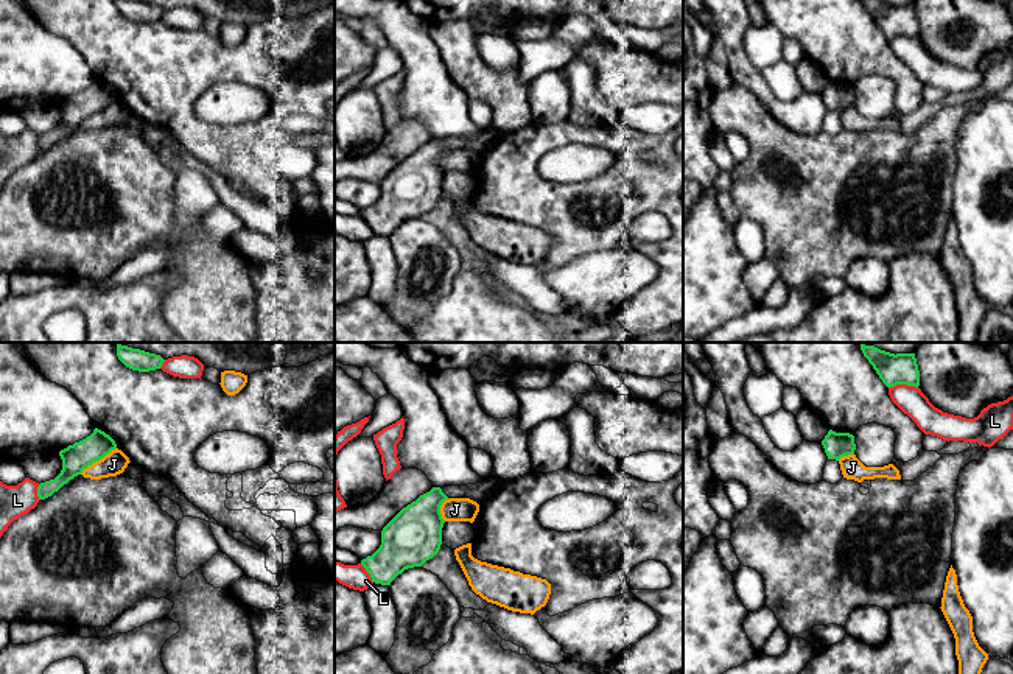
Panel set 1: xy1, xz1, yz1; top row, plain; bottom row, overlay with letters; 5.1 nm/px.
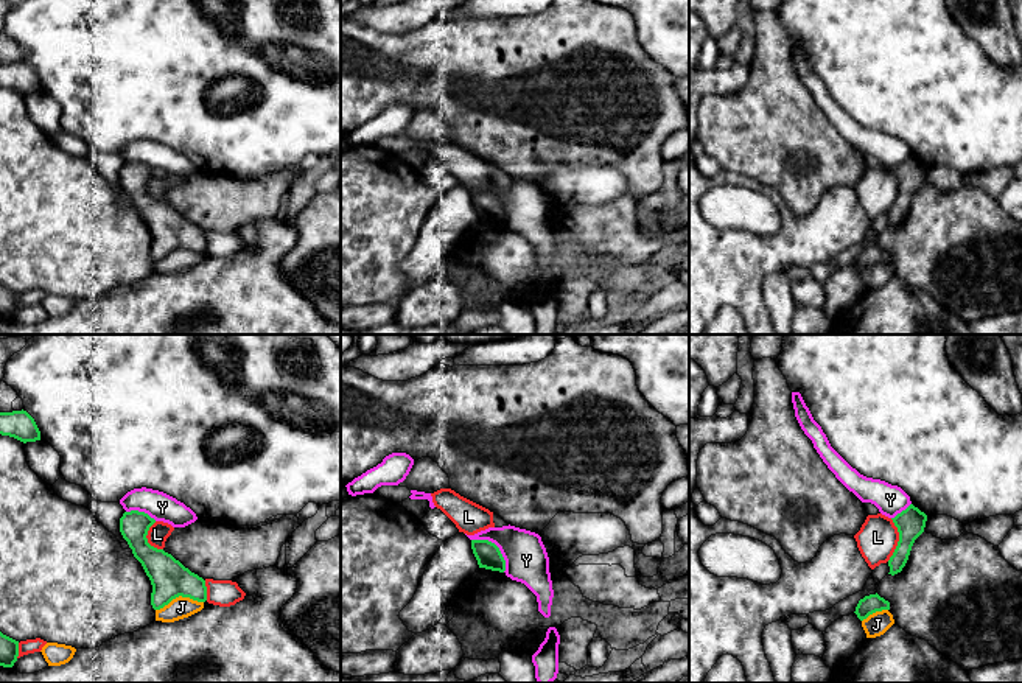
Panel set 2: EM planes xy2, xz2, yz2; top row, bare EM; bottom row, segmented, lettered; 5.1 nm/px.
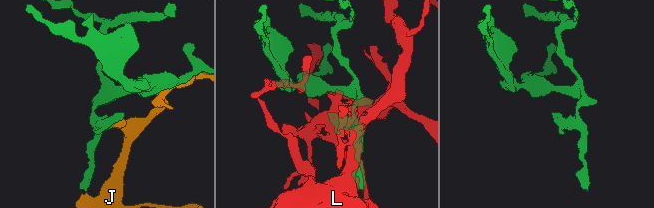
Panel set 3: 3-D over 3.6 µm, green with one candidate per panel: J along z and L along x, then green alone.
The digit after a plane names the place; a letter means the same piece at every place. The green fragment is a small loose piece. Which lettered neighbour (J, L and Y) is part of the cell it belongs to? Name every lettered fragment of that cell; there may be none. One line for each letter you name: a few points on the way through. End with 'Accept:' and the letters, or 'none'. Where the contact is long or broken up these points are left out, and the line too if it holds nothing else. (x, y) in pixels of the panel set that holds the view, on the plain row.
Accept: J

